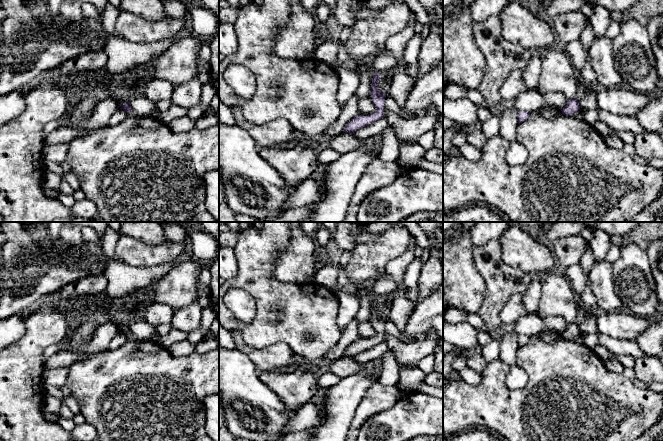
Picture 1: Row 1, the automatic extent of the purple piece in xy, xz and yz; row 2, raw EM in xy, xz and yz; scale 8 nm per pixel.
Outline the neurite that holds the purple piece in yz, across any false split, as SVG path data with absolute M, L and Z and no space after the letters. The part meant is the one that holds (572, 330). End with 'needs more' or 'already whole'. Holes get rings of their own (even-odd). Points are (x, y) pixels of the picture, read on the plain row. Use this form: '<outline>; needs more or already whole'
M577 322L568 323L566 329L563 332L561 332L562 338L566 340L572 340L579 334L581 333Z; already whole

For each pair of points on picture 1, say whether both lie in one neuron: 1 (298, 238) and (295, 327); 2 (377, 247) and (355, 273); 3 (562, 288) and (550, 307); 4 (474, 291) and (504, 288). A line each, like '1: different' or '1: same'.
1: different
2: same
3: same
4: different

